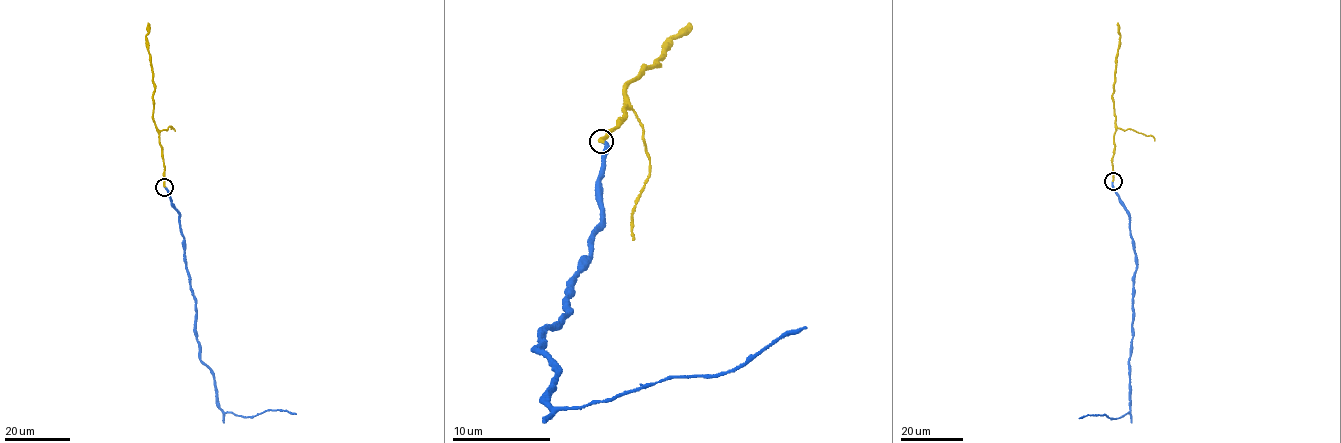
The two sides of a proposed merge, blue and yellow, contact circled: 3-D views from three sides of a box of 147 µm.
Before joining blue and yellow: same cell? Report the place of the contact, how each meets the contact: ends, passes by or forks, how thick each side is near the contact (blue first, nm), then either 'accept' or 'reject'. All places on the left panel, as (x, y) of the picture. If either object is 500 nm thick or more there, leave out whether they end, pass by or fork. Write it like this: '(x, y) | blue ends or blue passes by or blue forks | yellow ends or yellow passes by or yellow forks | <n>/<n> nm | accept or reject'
(164, 187) | blue ends | yellow ends | 360/380 nm | accept

